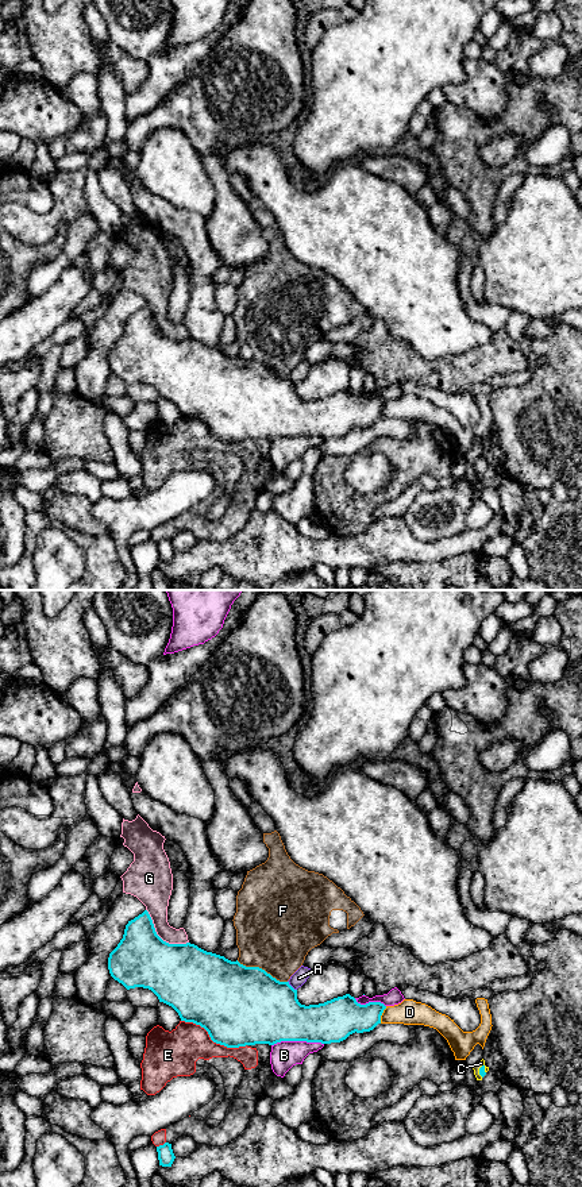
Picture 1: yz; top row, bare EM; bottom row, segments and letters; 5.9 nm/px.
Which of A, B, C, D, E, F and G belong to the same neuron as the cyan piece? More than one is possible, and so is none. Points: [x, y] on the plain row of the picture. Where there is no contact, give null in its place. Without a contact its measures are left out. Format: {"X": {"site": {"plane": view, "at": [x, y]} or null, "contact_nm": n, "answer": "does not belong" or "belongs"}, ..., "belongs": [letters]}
{"A": {"site": {"plane": "yz", "at": [290, 381]}, "contact_nm": 80, "answer": "does not belong"}, "B": {"site": {"plane": "yz", "at": [297, 435]}, "contact_nm": 320, "answer": "does not belong"}, "C": {"site": {"plane": "yz", "at": [480, 466]}, "contact_nm": 80, "answer": "belongs"}, "D": {"site": {"plane": "yz", "at": [381, 409]}, "contact_nm": 110, "answer": "does not belong"}, "E": {"site": {"plane": "yz", "at": [212, 435]}, "contact_nm": 420, "answer": "does not belong"}, "F": {"site": {"plane": "yz", "at": [261, 363]}, "contact_nm": 340, "answer": "does not belong"}, "G": {"site": {"plane": "yz", "at": [160, 332]}, "contact_nm": 320, "answer": "does not belong"}, "belongs": ["C"]}

